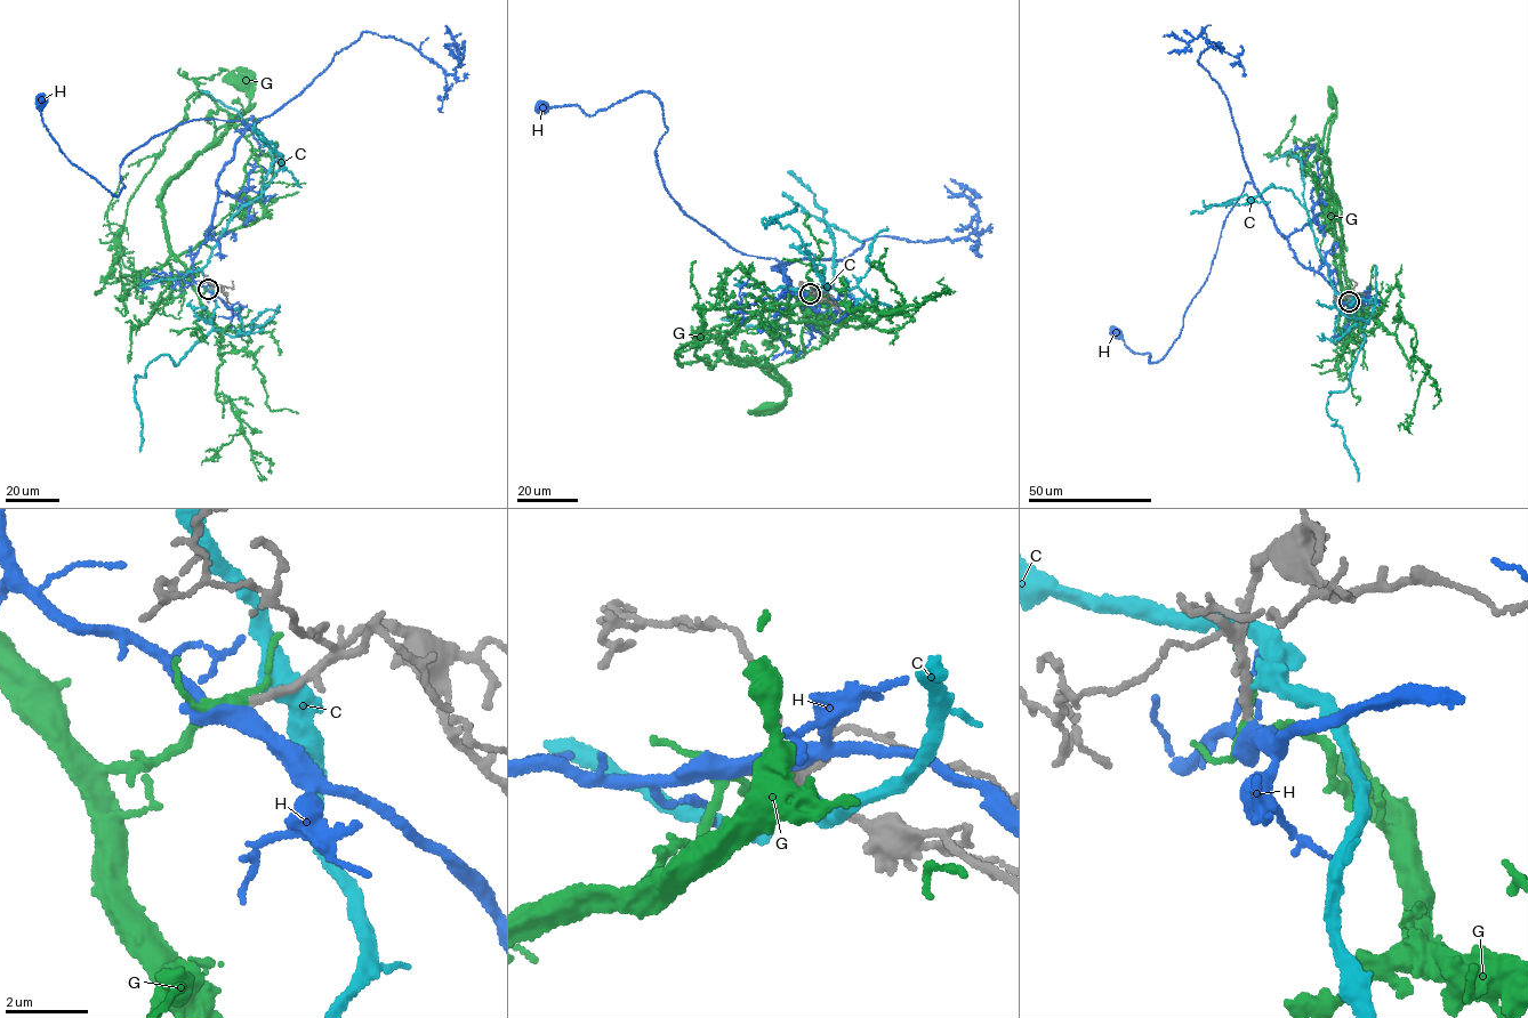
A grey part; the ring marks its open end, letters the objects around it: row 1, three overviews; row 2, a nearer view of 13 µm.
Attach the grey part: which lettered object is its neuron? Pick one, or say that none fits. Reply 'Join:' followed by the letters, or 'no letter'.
Join: G

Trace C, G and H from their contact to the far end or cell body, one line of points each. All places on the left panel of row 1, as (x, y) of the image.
C: (211, 289), (202, 269), (210, 252), (230, 219), (262, 194), (273, 160), (267, 140), (256, 128), (200, 90)
G: (209, 289), (199, 293), (171, 249), (160, 190), (211, 142), (215, 131), (247, 110), (248, 90), (241, 81)
H: (208, 290), (192, 265), (242, 122), (192, 120), (159, 134), (122, 161), (114, 196), (65, 156), (39, 102)

